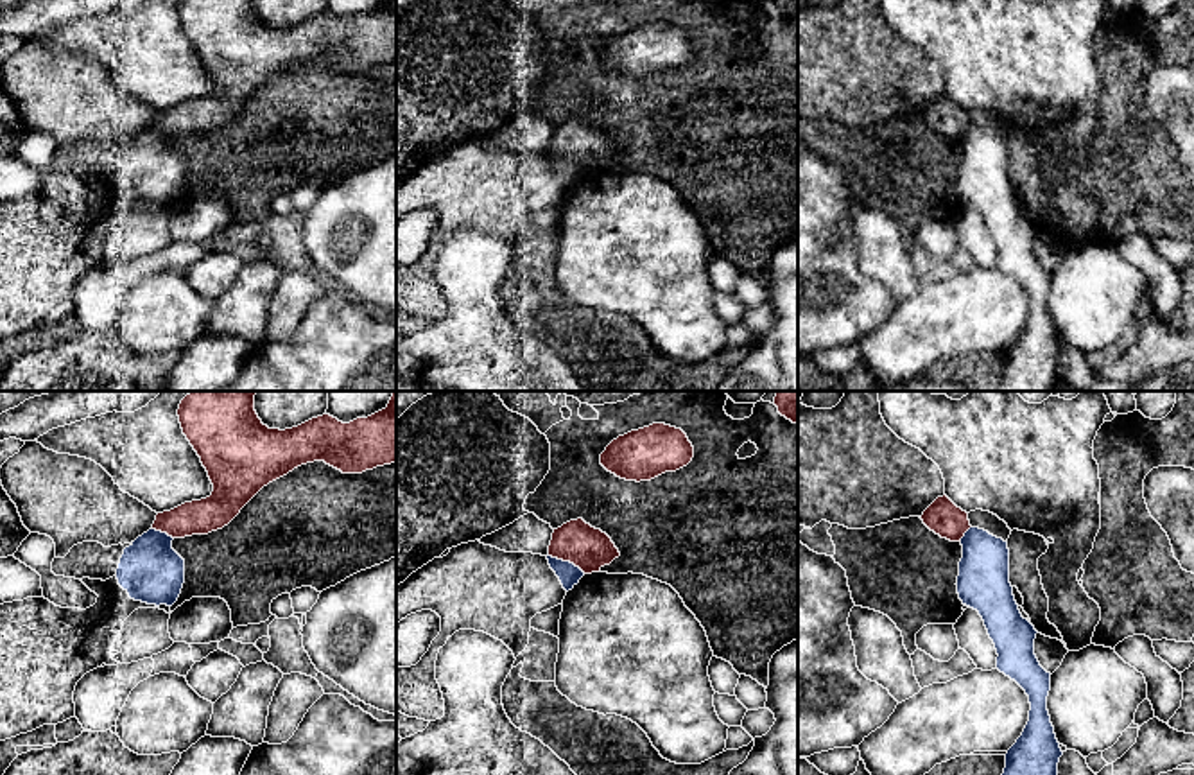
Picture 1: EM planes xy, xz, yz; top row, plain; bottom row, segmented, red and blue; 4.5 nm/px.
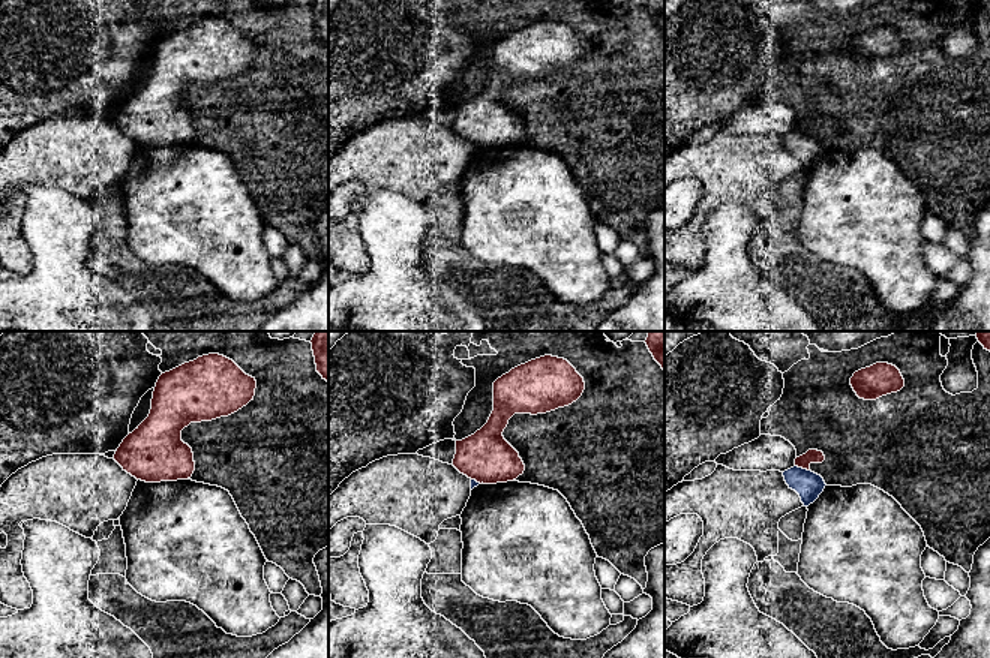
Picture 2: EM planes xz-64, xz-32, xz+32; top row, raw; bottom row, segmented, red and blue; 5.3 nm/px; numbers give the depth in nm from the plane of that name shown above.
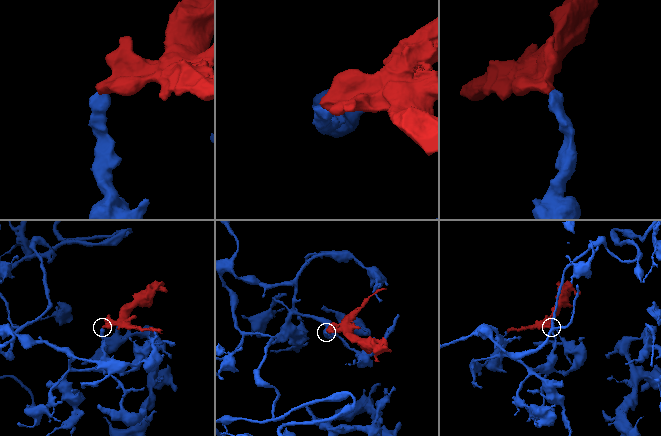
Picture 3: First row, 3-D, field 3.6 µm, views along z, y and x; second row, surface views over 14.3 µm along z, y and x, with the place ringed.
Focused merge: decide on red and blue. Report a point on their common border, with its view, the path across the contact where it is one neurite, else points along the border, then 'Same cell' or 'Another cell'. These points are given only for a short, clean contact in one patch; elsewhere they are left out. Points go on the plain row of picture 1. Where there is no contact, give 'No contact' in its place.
Touches red at xz (567, 158). Another cell

